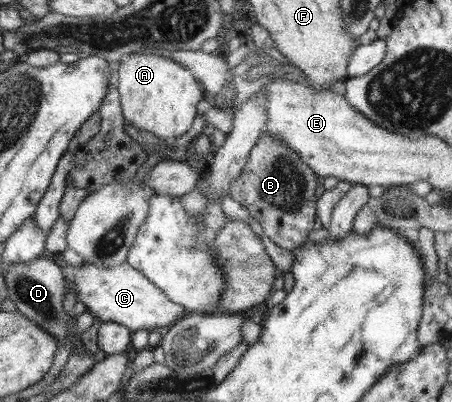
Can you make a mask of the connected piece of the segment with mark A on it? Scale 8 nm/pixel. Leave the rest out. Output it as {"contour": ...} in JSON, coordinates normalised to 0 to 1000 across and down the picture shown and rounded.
{"contour":[[[312,129],[285,134],[283,152],[257,159],[252,199],[265,231],[274,296],[294,316],[321,321],[321,326],[372,353],[418,326],[427,296],[438,286],[436,259],[456,241],[442,206],[412,167],[383,147],[343,134],[314,134]]]}

